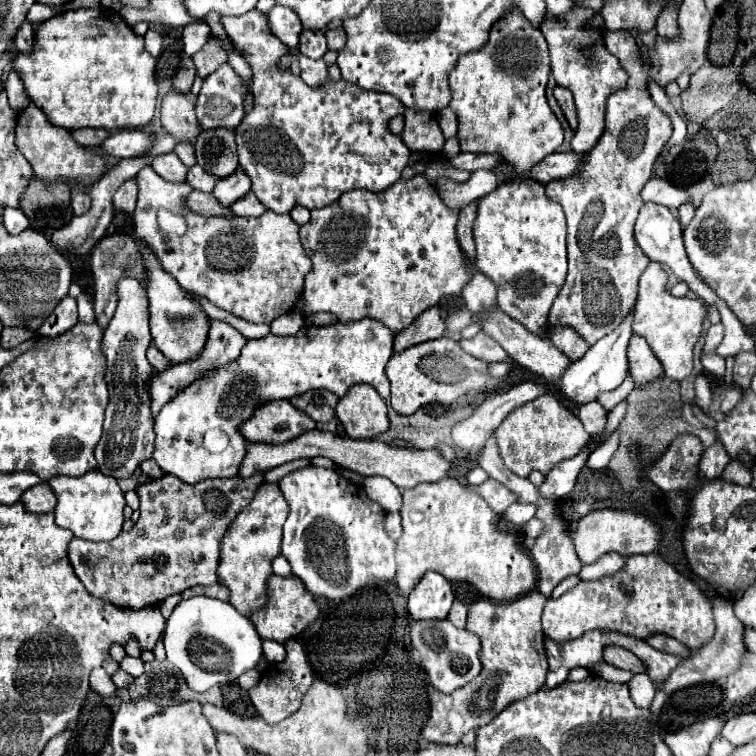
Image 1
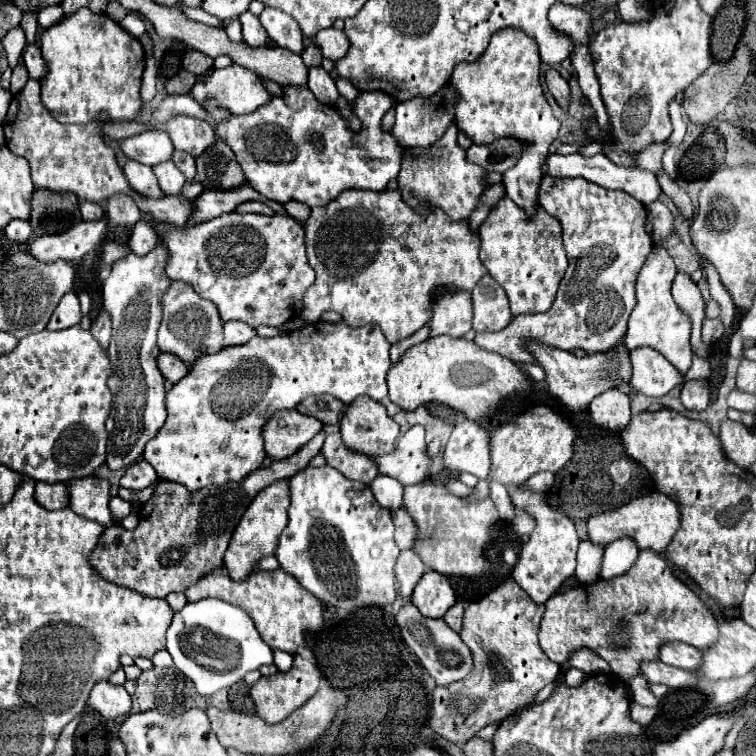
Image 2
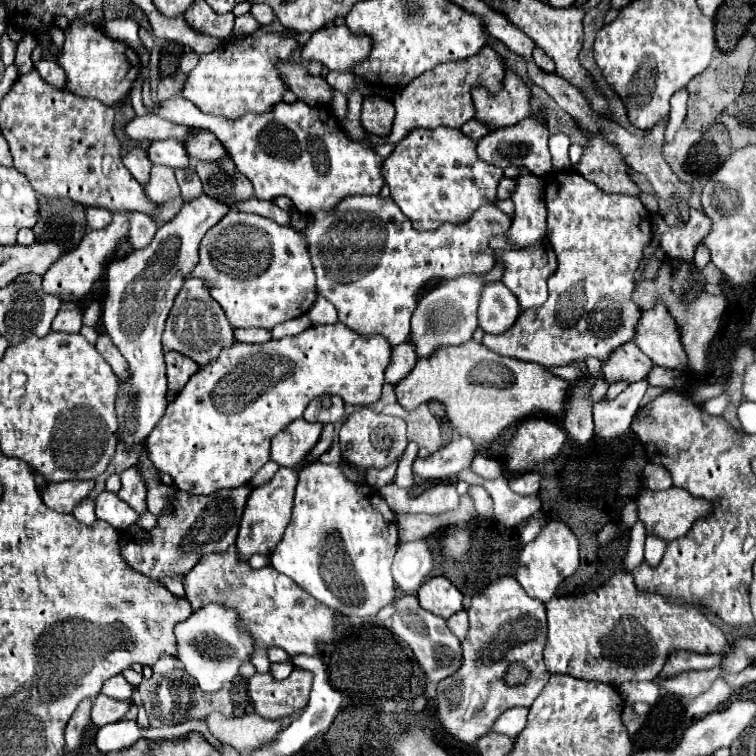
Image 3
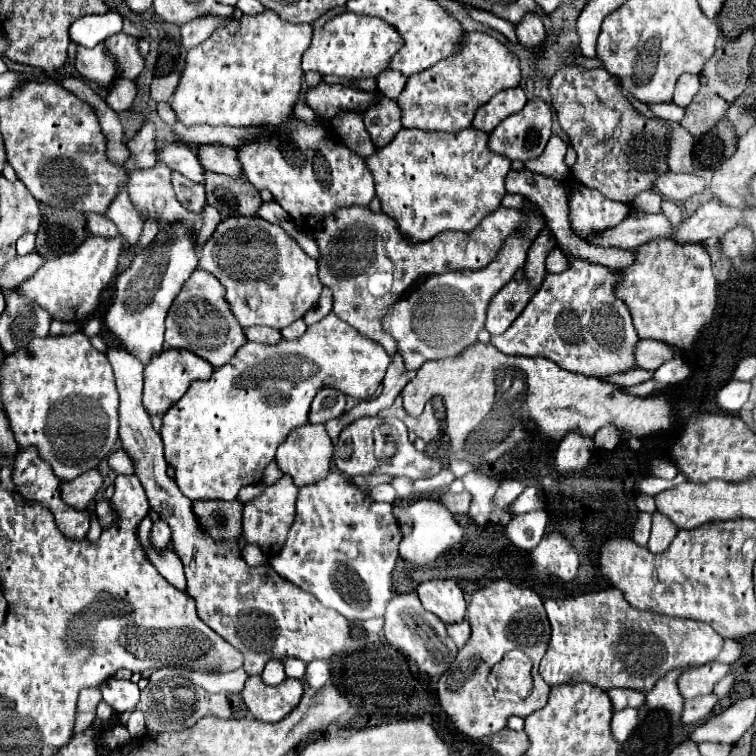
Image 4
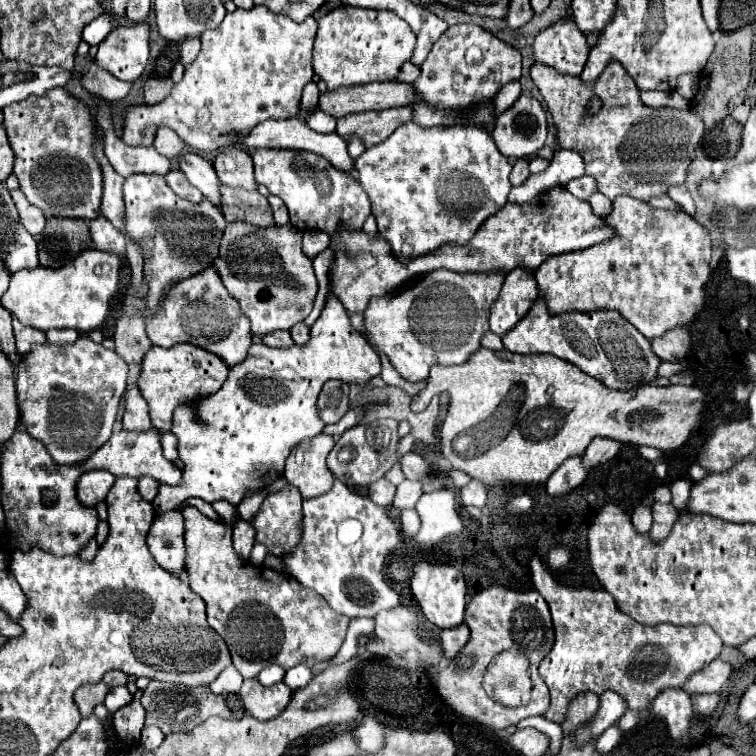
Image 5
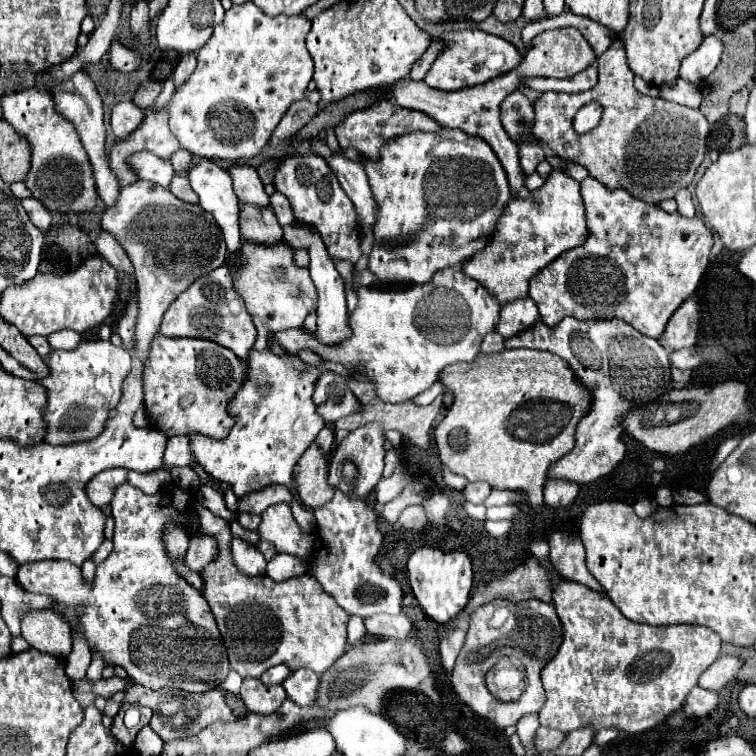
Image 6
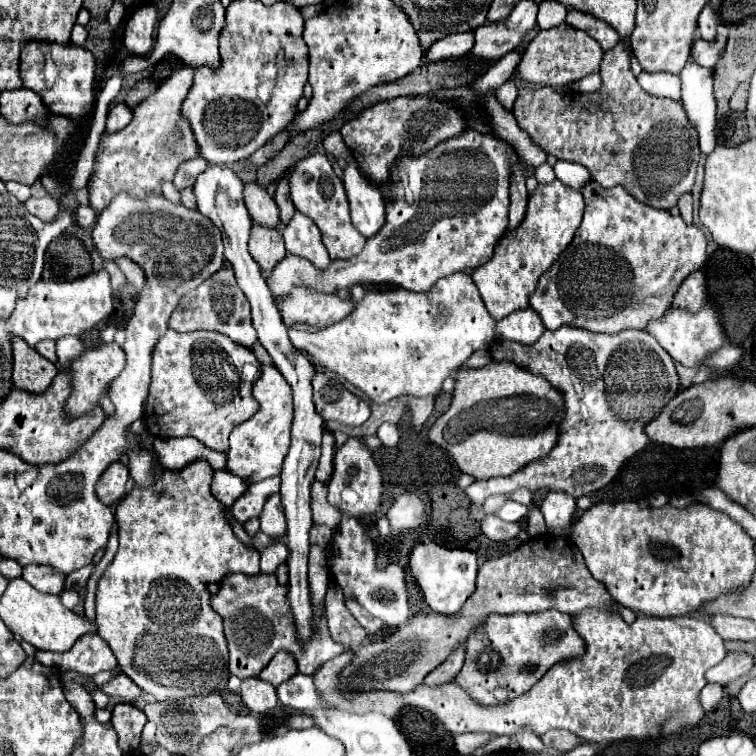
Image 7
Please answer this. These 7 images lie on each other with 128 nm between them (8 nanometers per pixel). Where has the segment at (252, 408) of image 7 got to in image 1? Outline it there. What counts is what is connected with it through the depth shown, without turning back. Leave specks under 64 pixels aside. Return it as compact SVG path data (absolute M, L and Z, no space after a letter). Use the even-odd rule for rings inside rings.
M154 344L148 348L148 354L146 354L146 356L148 356L148 362L154 366L156 372L164 372L166 368L172 366L172 362L170 362Z

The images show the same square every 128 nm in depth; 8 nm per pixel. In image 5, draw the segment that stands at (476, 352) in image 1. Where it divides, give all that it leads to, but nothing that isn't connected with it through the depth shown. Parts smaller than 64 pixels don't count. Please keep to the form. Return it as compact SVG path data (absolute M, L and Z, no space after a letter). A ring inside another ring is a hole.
M598 192L598 196L592 196L588 202L590 202L592 210L594 210L598 216L606 214L606 212L608 212L608 208L610 208L610 204L612 204L612 202L610 202L604 194L600 194L600 192ZM536 300L528 316L524 316L508 334L504 334L502 342L506 350L518 354L554 354L578 366L582 372L590 374L612 390L632 390L644 384L654 384L658 378L658 366L662 364L662 360L652 352L650 340L640 334L628 320L624 320L616 310L600 310L586 314L568 312L552 316L546 310L546 304L542 300Z

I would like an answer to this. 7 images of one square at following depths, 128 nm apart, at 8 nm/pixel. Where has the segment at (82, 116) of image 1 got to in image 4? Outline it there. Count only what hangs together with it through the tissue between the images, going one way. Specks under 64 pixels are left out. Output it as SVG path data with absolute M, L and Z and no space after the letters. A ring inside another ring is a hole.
M98 44L96 48L84 48L78 46L78 58L76 58L76 70L96 82L100 88L108 88L112 84L112 80L118 76L116 72L116 62L114 58L110 58L102 44Z

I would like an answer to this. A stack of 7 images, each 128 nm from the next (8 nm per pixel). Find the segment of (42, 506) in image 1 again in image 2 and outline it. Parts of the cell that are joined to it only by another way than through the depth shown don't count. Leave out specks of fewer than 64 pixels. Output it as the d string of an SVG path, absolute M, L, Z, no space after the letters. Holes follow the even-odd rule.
M36 482L34 498L46 510L60 510L68 506L68 484L66 482Z

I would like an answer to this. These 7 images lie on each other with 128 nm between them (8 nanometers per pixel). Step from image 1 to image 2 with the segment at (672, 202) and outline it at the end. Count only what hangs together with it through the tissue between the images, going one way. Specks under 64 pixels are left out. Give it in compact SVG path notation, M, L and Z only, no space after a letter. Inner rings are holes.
M550 154L548 156L548 174L550 176L562 176L562 178L586 178L590 182L596 182L596 184L604 186L604 188L624 190L624 192L628 192L630 196L634 196L636 200L640 200L646 206L650 202L658 200L658 196L662 194L662 188L660 188L656 176L652 176L652 172L644 172L644 170L638 170L638 168L616 166L604 154L596 154L592 158L582 158L580 154L568 154L568 156Z

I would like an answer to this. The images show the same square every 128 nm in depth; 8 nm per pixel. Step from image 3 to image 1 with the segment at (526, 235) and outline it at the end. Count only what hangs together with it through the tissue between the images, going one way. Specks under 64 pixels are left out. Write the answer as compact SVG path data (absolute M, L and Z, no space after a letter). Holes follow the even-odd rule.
M512 10L502 20L498 20L490 30L488 42L478 52L460 56L456 68L450 72L450 90L452 90L450 108L458 116L460 148L464 152L502 154L506 162L512 164L512 174L504 176L504 182L530 178L532 168L540 160L544 160L544 156L556 152L556 148L562 144L564 138L562 124L550 110L544 94L548 74L550 74L550 56L546 40L542 32L532 28L532 24L518 10Z

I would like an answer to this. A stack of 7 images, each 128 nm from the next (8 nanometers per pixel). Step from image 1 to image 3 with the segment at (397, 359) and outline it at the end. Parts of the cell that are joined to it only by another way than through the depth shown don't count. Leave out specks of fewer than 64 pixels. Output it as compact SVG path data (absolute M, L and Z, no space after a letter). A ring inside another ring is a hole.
M468 340L460 346L438 348L430 358L420 358L414 370L396 384L394 392L400 406L406 410L414 410L430 400L442 402L454 430L460 436L468 436L476 450L482 450L484 446L494 444L506 428L526 416L548 414L562 418L570 398L568 390L572 388L570 380L552 374L536 362L504 358L484 344Z

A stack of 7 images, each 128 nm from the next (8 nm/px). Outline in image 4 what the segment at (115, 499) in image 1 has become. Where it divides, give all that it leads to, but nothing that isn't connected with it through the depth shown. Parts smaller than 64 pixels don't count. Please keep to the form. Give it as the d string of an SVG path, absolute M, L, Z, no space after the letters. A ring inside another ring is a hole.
M90 504L88 508L92 510L92 524L90 524L90 530L88 530L86 540L88 540L90 544L96 544L96 540L98 540L98 538L100 538L100 534L102 534L102 528L100 528L100 524L98 524L96 516L94 516L94 504Z

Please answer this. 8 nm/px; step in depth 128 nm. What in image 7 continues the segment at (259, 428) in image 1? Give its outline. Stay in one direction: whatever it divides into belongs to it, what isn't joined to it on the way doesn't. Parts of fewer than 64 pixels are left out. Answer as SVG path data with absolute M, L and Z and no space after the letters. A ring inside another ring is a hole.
M314 482L312 484L312 518L314 524L324 524L332 530L336 530L336 526L340 524L340 512L336 512L336 508L332 508L332 504L328 504L326 500L326 484L322 482Z

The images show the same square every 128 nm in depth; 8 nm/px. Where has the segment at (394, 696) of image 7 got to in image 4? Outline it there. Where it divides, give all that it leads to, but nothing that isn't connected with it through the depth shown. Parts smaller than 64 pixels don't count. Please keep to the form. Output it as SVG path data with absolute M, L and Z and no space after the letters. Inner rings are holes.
M606 588L574 598L562 598L562 600L548 598L544 600L544 608L552 626L552 638L540 662L540 676L550 686L588 682L602 690L630 688L638 692L650 692L658 682L658 678L664 676L666 672L690 670L712 662L720 654L724 644L724 638L718 632L714 632L708 624L694 622L694 620L684 620L684 624L674 624L674 618L640 612L632 608L624 600L622 592L616 588Z

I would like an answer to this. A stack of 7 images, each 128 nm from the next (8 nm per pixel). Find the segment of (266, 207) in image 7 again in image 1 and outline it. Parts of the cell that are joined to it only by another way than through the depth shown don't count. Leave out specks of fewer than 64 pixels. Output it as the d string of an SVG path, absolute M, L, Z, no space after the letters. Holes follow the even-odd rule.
M170 92L162 100L162 128L176 138L176 142L194 144L198 134L202 132L194 104L184 94Z

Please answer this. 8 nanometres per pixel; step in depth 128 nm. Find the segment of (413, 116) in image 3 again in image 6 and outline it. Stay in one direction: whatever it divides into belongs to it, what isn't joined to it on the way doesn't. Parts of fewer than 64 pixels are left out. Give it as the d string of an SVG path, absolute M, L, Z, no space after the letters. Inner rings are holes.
M478 28L464 30L464 32L444 32L440 38L448 42L448 48L438 56L438 60L424 76L424 82L438 90L450 92L466 86L484 84L520 64L520 52L514 48L512 42L494 34L486 34L484 30Z

